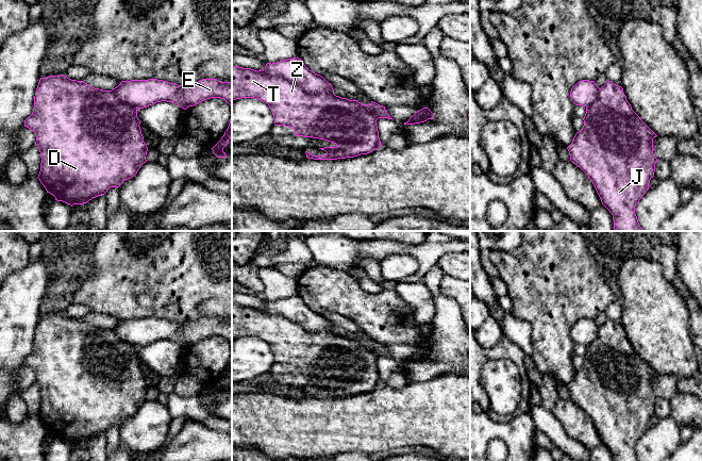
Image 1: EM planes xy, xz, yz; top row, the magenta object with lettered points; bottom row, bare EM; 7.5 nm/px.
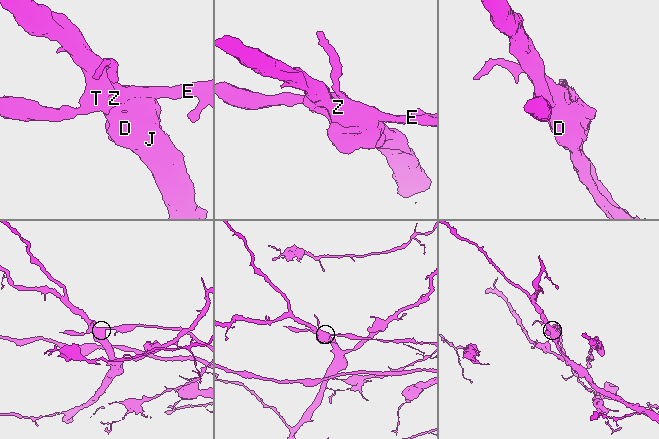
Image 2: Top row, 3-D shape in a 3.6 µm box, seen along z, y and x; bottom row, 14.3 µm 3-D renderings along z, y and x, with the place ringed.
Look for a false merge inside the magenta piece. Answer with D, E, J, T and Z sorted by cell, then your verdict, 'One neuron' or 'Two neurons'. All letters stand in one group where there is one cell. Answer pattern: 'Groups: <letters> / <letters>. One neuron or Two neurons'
Groups: D J T Z / E. Two neurons

